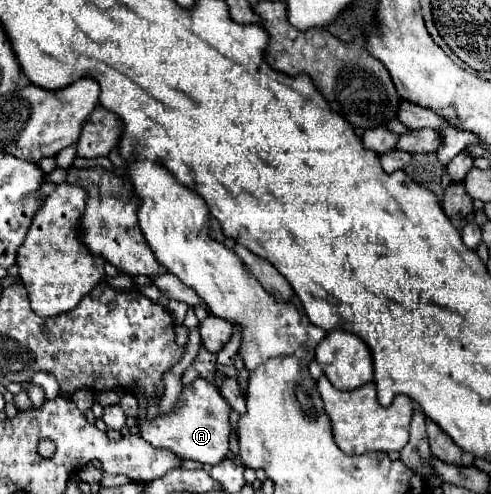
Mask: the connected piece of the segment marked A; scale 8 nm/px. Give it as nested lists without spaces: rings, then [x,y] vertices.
[[[199,377],[181,391],[179,401],[175,403],[169,415],[161,417],[157,415],[157,419],[153,421],[143,417],[139,429],[141,437],[149,441],[153,447],[171,449],[175,455],[181,455],[181,459],[193,459],[199,463],[217,465],[229,453],[229,437],[231,437],[229,415],[231,415],[231,405],[225,401],[221,391],[207,379]]]

